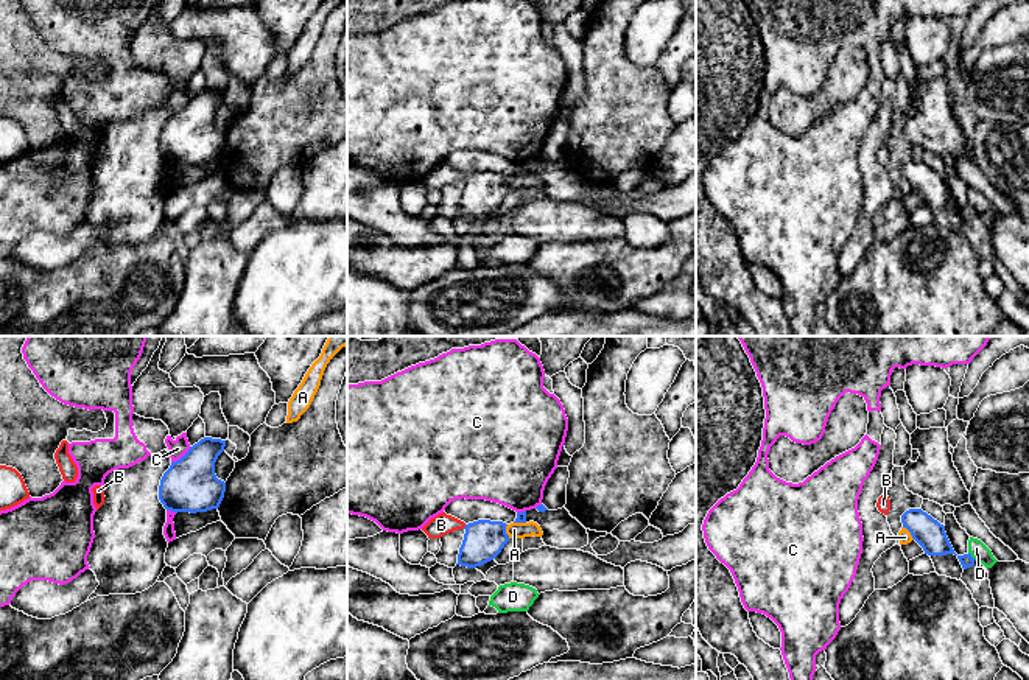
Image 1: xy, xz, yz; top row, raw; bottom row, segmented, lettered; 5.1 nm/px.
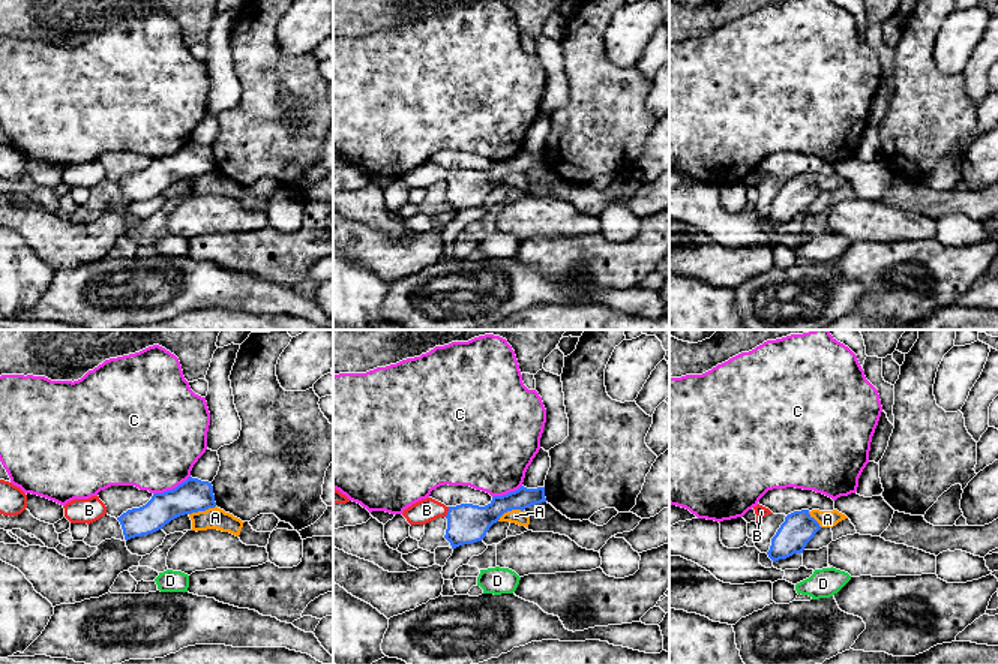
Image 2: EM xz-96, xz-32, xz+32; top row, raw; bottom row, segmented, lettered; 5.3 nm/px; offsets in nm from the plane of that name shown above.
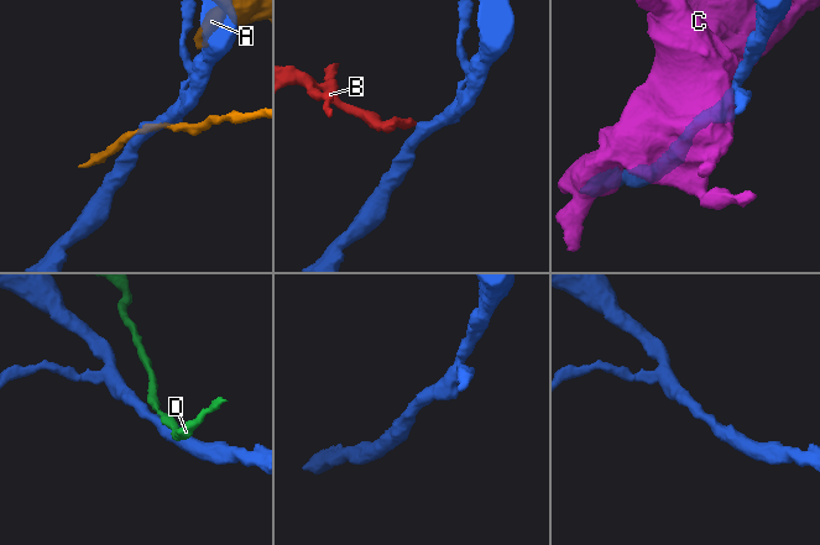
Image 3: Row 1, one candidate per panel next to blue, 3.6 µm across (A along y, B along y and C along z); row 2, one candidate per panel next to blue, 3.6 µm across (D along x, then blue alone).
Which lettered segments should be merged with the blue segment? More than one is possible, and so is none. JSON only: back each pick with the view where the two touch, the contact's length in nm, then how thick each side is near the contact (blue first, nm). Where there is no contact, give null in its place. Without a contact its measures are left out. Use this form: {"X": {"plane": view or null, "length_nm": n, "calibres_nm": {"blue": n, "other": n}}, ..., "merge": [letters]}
{"B": {"plane": "xz", "length_nm": 30, "calibres_nm": {"blue": 200, "other": 110}}, "merge": ["B"]}

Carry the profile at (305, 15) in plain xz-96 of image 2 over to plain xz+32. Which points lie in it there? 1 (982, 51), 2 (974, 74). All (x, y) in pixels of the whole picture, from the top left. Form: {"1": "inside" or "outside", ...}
{"1": "outside", "2": "outside"}

